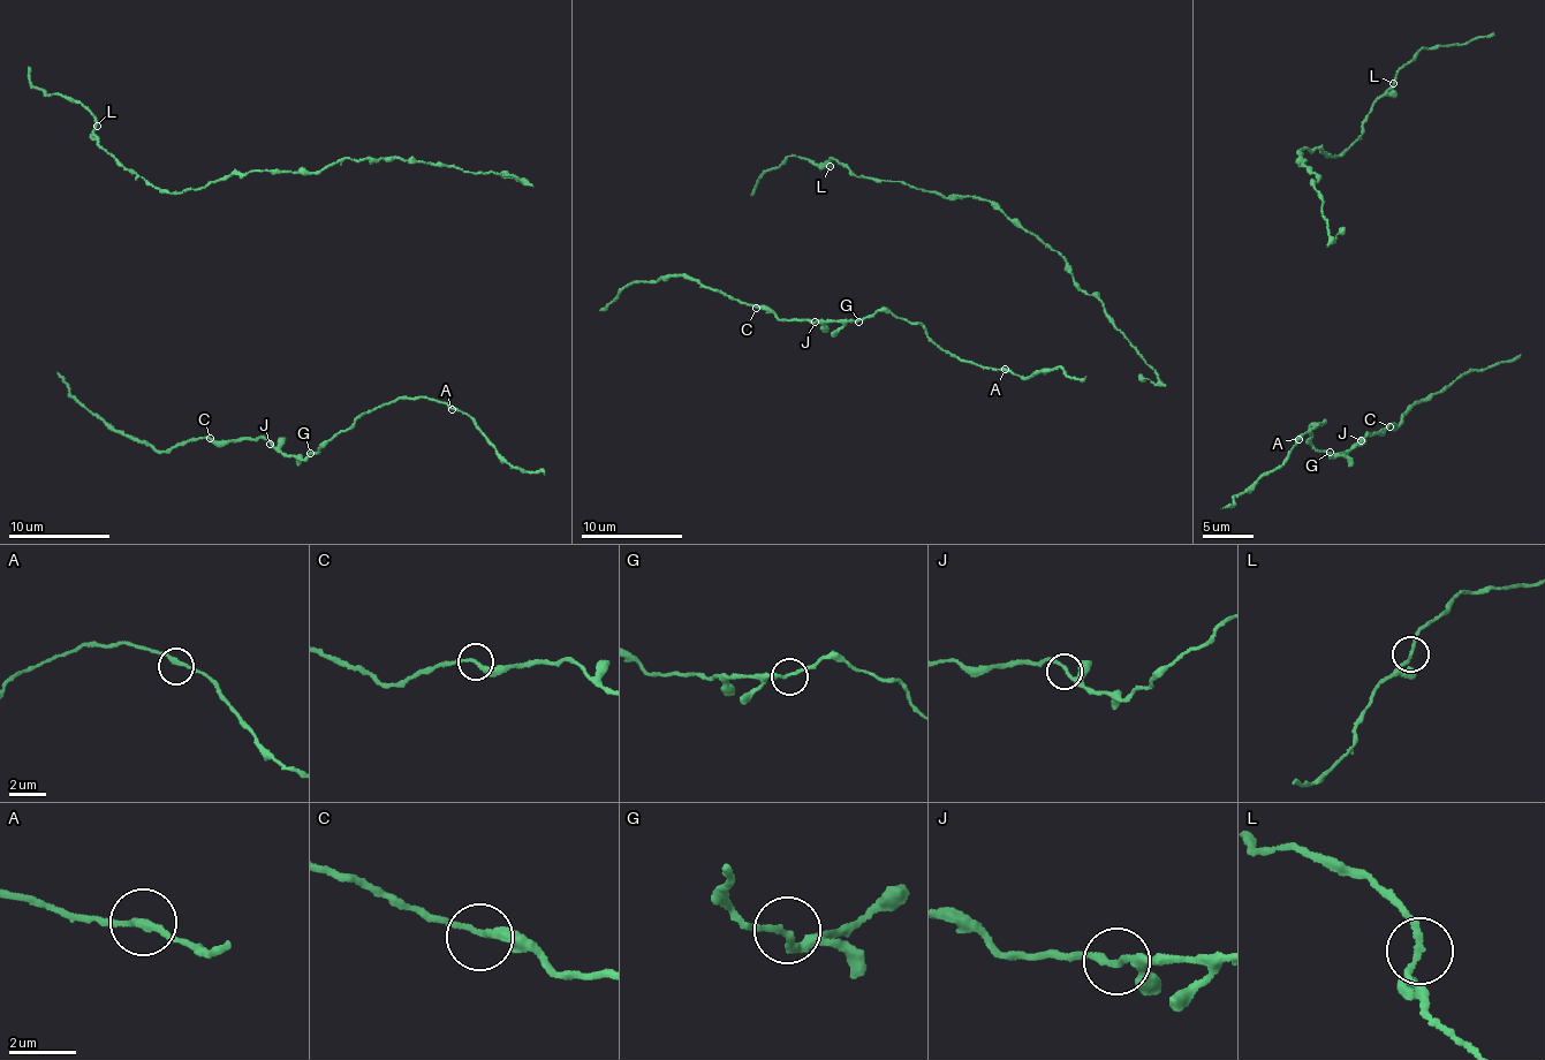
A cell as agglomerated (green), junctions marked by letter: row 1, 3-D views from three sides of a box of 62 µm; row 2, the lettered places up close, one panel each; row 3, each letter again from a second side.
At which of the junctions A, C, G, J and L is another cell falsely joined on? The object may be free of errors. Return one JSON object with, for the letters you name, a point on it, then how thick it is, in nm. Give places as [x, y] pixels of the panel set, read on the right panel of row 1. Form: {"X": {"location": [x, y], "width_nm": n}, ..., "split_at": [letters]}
{"split_at": []}

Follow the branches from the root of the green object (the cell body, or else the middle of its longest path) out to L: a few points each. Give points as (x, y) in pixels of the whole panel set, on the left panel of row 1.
L: (523, 184), (492, 171), (345, 157), (320, 172), (237, 172), (172, 192), (119, 166), (99, 145), (97, 126)

